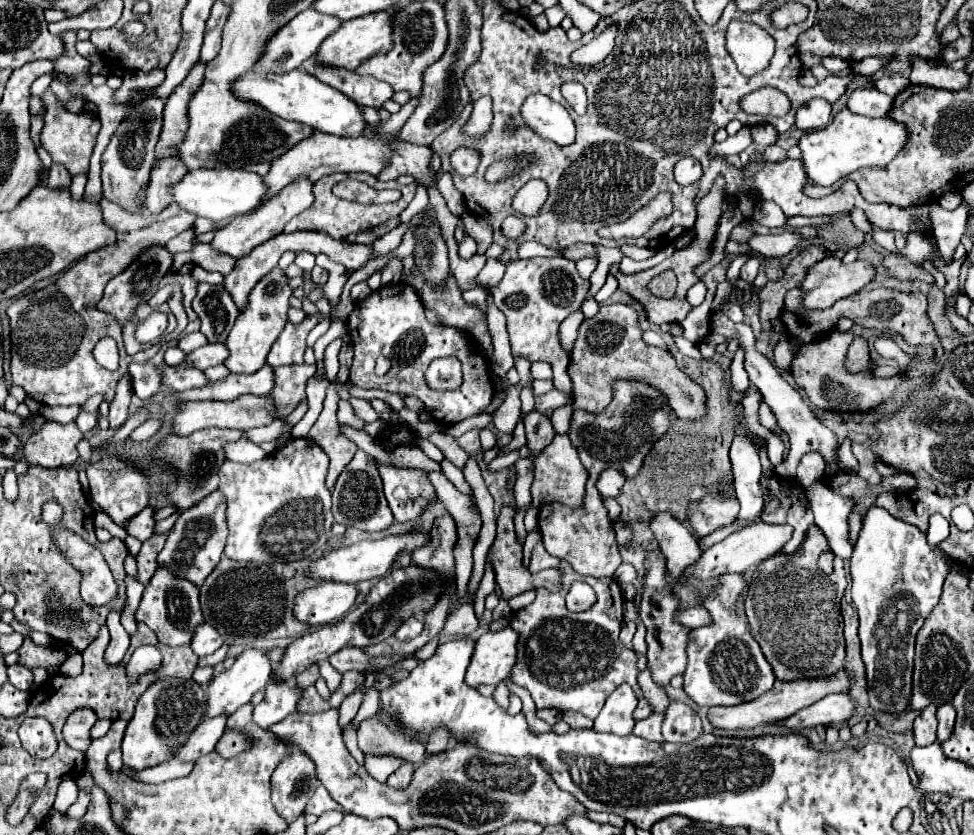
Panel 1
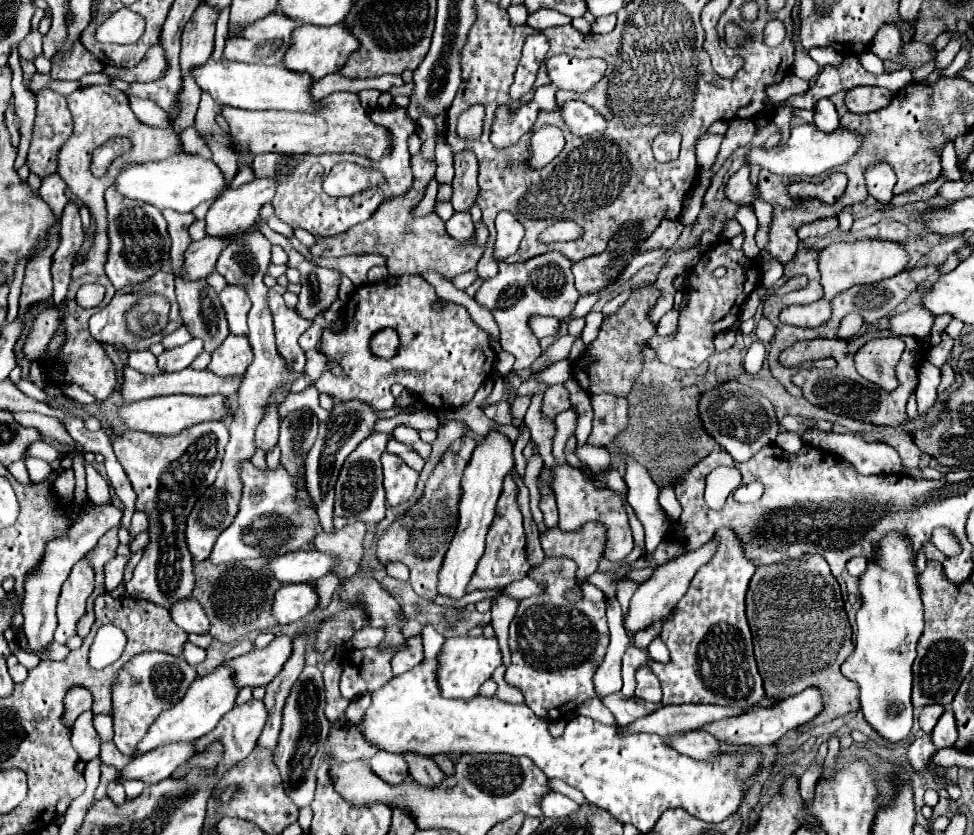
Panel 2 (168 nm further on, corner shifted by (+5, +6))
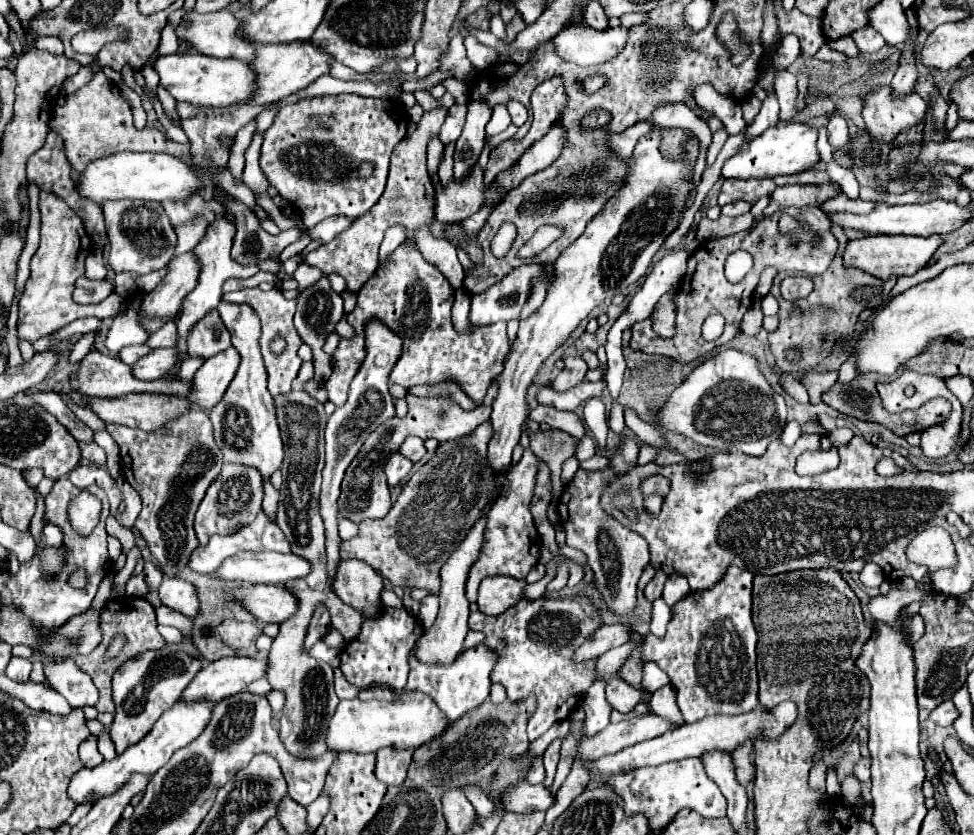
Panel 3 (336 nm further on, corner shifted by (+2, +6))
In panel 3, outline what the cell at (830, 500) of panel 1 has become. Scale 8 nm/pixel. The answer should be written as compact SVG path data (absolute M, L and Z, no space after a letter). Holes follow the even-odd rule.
M867 563L865 569L859 575L861 575L863 585L867 585L867 587L879 587L885 581L883 569L879 565L875 565L875 563Z

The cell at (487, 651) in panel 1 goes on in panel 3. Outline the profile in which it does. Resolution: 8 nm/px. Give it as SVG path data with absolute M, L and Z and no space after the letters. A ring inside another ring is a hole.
M485 645L463 651L453 665L423 665L415 659L411 651L411 657L409 657L411 671L409 671L409 681L403 691L427 693L435 701L435 705L445 713L447 721L455 723L463 713L469 713L469 709L477 709L489 697L489 689L491 689L489 673L493 665L495 665L495 653Z

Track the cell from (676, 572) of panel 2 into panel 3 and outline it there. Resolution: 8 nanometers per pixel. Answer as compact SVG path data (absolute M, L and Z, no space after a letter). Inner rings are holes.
M613 623L613 625L599 627L599 629L591 635L589 641L585 641L583 645L577 647L577 651L575 651L575 655L573 655L573 661L597 659L597 657L603 655L605 651L627 643L631 631L633 631L633 625L629 625L629 623Z

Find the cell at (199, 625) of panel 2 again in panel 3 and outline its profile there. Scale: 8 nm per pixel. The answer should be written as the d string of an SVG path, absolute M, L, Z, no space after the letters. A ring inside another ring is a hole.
M177 577L173 579L163 579L163 583L159 585L159 599L163 605L167 605L169 609L175 609L179 613L183 613L185 617L197 617L199 613L199 599L195 595L195 587L187 581L181 581Z

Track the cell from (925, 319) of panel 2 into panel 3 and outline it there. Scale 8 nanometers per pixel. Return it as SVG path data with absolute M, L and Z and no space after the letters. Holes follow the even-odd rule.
M849 357L839 369L838 381L842 384L848 384L856 376L855 358Z

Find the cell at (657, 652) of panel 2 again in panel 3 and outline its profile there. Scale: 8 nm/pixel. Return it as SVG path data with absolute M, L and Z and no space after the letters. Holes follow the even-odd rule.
M663 597L655 599L653 611L651 611L651 633L657 637L663 637L669 619L671 619L671 607L665 603Z

